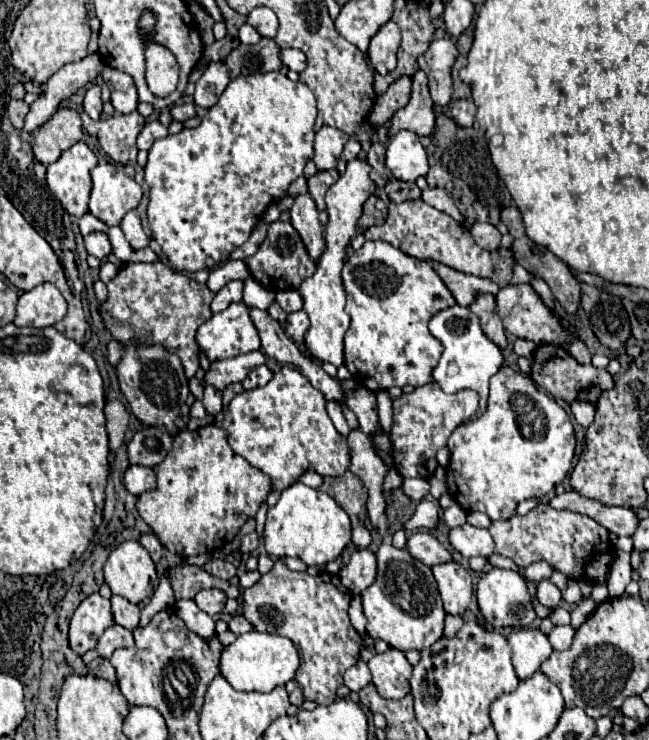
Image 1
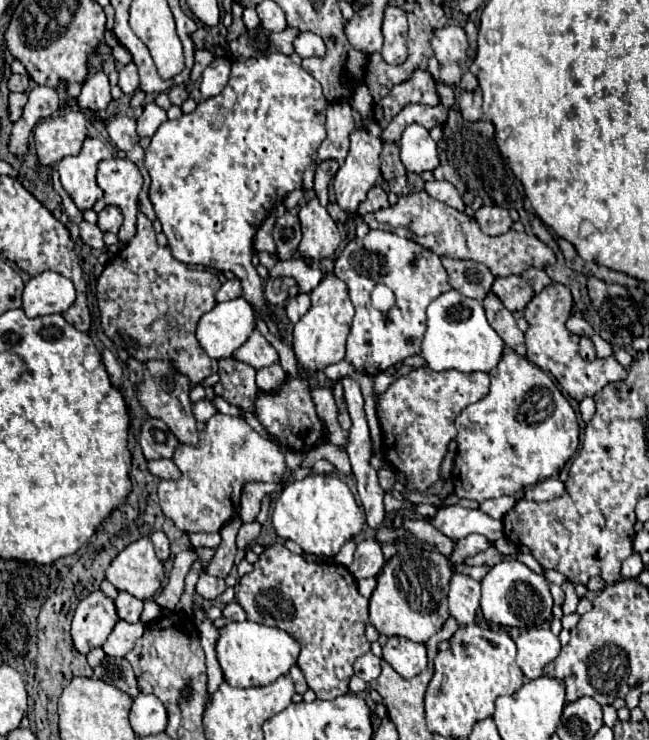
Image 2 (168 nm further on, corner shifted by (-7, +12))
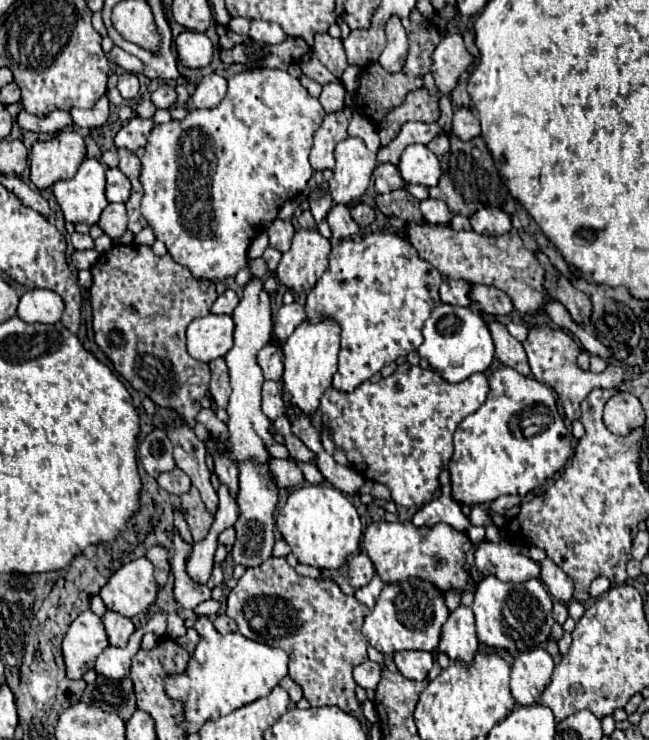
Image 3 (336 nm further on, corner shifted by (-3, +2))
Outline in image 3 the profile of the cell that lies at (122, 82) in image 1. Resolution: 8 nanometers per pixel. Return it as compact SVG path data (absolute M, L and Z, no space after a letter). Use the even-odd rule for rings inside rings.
M128 72L120 74L120 80L118 80L118 90L120 90L122 98L136 98L138 88L140 88L140 84L138 84L138 78L136 78L134 74L128 74Z

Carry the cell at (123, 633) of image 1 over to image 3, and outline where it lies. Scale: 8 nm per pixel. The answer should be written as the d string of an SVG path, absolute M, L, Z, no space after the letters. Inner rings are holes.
M136 630L124 648L120 646L104 648L96 660L96 672L114 680L126 678L130 674L130 660L140 650L140 642L142 642L142 630Z

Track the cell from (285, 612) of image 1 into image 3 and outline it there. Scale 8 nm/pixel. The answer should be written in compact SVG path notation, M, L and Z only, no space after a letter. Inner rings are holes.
M268 558L260 568L248 568L238 580L236 588L230 592L226 610L226 614L236 620L240 634L256 642L282 648L290 656L288 676L302 686L304 698L310 702L310 706L334 704L344 712L354 712L360 706L354 696L356 682L352 678L352 670L366 660L368 638L362 634L362 622L370 612L354 596L346 596L334 580L314 580L296 574L286 558Z

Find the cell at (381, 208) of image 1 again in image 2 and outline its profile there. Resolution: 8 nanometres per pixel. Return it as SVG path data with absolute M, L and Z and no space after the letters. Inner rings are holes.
M374 186L370 188L366 200L358 206L358 214L366 214L366 212L374 212L374 210L380 210L380 208L388 208L390 202L388 202L388 196L386 192L380 188L380 186Z

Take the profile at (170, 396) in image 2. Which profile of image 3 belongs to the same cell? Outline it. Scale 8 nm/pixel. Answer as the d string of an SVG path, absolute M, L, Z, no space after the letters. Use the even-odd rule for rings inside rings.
M166 420L166 434L174 446L176 466L190 476L192 484L200 490L206 508L210 512L216 512L218 496L210 484L210 470L204 460L204 454L206 454L204 442L196 438L194 430L188 424L178 426L174 420Z

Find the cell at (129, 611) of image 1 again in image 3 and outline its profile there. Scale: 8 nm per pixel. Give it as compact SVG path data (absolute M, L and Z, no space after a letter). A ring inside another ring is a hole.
M106 612L102 622L104 622L104 628L106 628L110 644L114 644L114 646L126 646L130 634L134 632L132 620L122 616L122 614L118 614L118 612Z

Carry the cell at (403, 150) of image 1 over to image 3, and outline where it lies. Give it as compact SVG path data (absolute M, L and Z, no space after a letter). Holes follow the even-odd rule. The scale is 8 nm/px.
M424 144L406 146L406 150L400 156L398 170L406 184L420 184L426 188L436 186L442 176L438 158Z

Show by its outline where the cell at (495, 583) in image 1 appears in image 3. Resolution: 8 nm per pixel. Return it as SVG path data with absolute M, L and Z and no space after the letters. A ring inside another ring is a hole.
M486 576L476 590L472 610L476 616L478 640L490 648L504 648L510 654L546 644L554 624L552 598L538 578L526 582L502 582L494 576Z

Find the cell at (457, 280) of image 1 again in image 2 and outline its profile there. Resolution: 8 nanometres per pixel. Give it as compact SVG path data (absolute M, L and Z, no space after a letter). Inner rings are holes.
M446 256L442 258L442 264L448 272L450 286L456 292L474 300L486 298L494 282L494 276L490 276L490 270L484 264L478 264L472 260L452 260Z

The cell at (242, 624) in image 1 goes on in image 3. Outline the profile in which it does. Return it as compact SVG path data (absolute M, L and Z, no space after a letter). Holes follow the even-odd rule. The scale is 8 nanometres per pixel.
M218 614L218 616L214 618L214 626L216 626L216 630L222 632L222 634L236 630L236 622L234 622L230 616L226 616L226 614Z

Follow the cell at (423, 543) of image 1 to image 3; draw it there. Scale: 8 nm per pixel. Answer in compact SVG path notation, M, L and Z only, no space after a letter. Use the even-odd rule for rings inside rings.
M480 542L474 552L476 568L488 576L496 576L504 582L524 582L528 578L540 578L540 566L528 556L520 554L520 546L512 542Z

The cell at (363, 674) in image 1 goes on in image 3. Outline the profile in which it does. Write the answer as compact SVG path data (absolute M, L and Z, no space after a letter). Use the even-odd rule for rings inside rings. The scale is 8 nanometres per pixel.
M366 660L366 662L362 662L360 666L354 668L354 680L356 680L358 686L362 686L366 690L368 688L374 690L376 684L380 682L380 672L382 672L380 664L376 664L372 660Z

